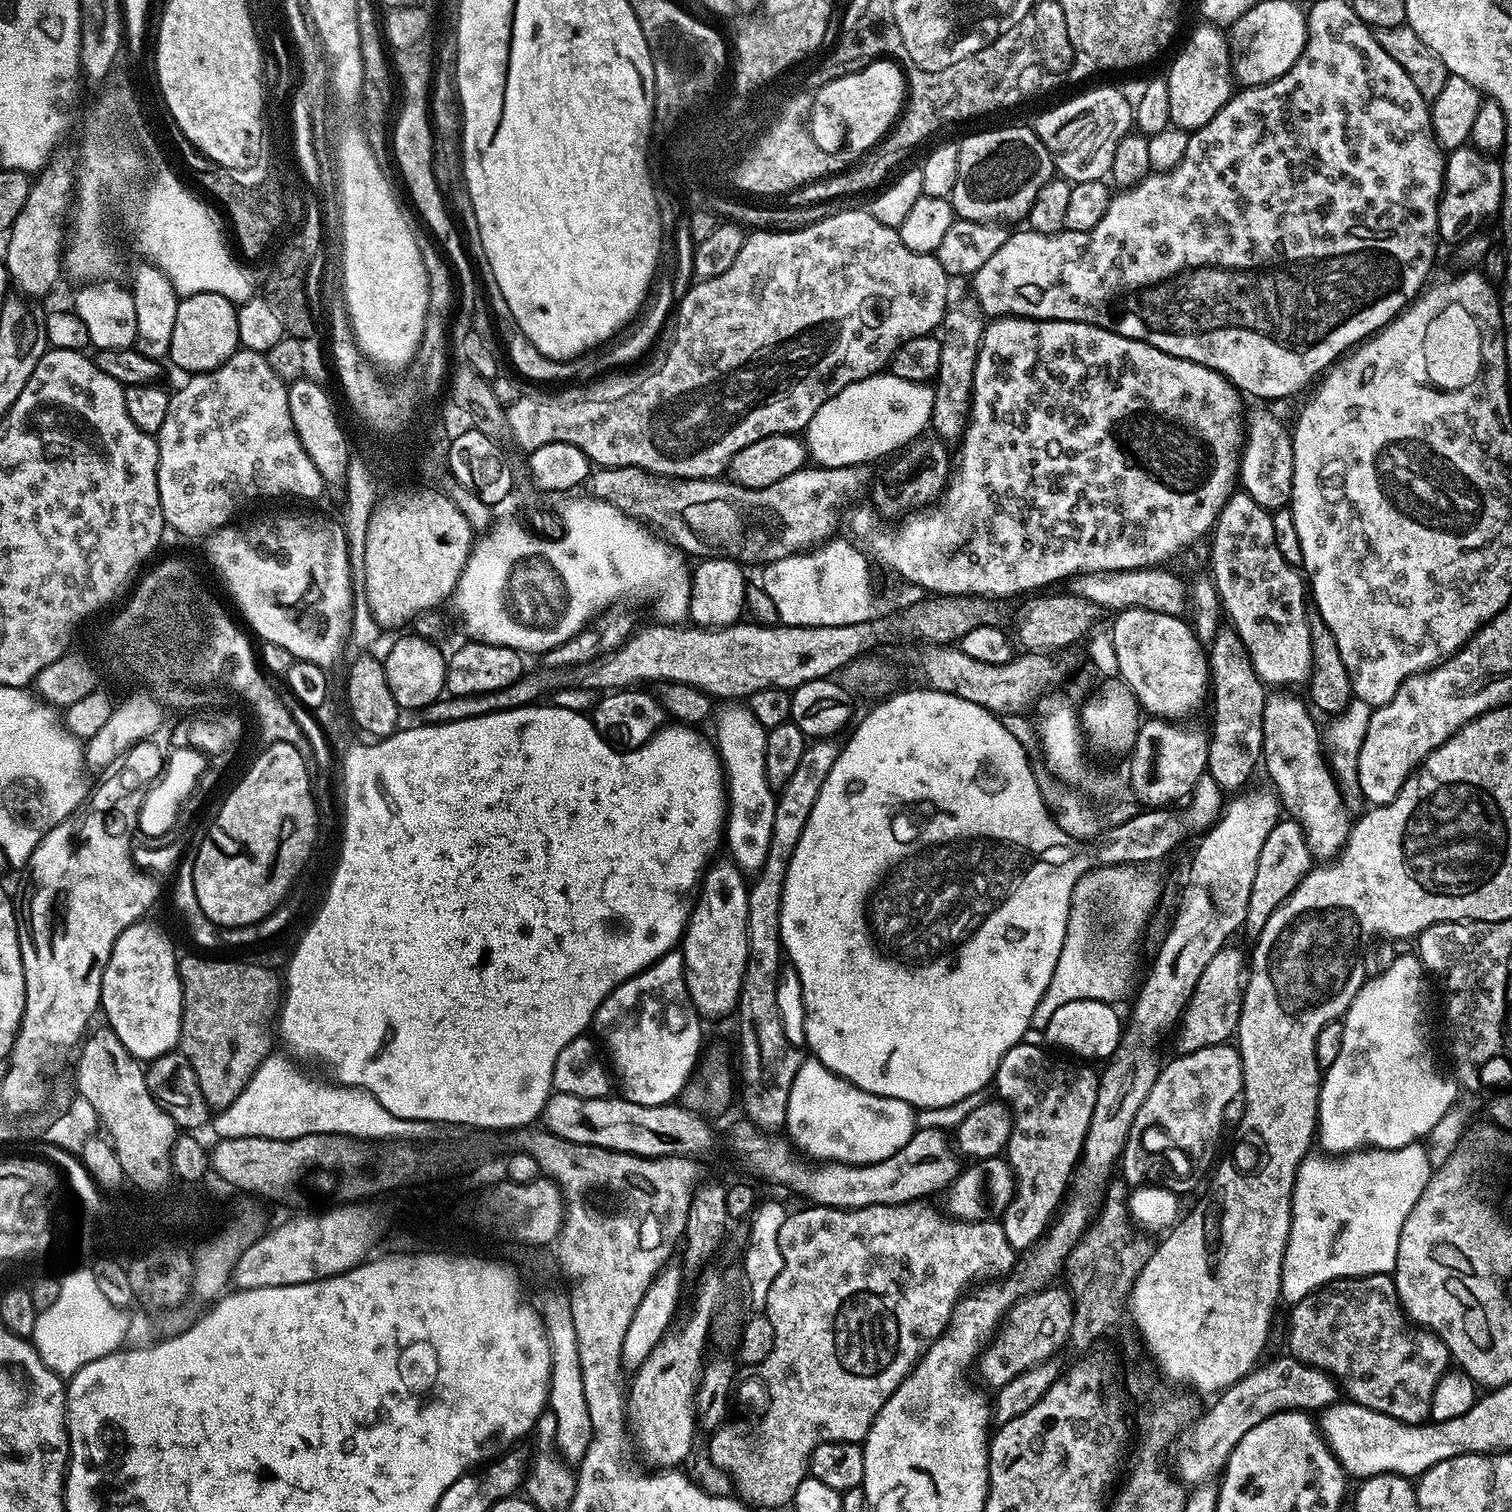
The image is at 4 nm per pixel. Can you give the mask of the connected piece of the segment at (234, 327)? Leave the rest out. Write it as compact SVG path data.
M199 292L180 300L178 318L174 318L174 334L170 334L167 359L184 374L209 372L226 362L240 348L237 305L217 292Z

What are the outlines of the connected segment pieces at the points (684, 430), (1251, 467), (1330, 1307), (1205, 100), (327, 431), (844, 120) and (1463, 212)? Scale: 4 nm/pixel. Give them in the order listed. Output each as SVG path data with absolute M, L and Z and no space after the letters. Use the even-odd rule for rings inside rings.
M850 206L844 212L797 232L752 230L745 235L742 250L738 250L738 258L734 258L730 270L718 274L718 278L693 283L688 292L679 297L670 323L651 349L652 361L649 364L641 363L636 366L641 368L633 367L631 370L601 375L604 377L593 384L580 382L575 386L564 386L561 387L564 388L561 392L525 391L514 403L507 405L506 428L509 433L512 431L513 442L524 454L538 450L538 446L550 446L550 442L570 442L570 446L578 446L578 450L582 450L582 454L586 454L593 465L601 468L634 466L656 476L676 476L679 480L710 480L719 477L727 469L730 458L734 458L738 450L750 446L750 442L758 442L758 438L766 438L770 434L803 433L810 418L818 414L818 406L834 398L838 389L850 386L850 382L855 380L883 373L891 365L894 353L903 344L910 342L910 338L935 333L950 307L948 284L950 278L936 261L935 255L906 250L906 246L902 246L899 231L890 226L882 226L882 222L878 222L878 218L871 216L863 207Z
M1256 412L1247 417L1246 439L1240 453L1238 484L1258 506L1275 510L1292 502L1294 486L1294 450L1289 425L1284 425L1272 412Z
M1391 1275L1354 1276L1347 1280L1331 1280L1328 1284L1323 1284L1316 1292L1310 1293L1306 1298L1291 1305L1290 1312L1292 1312L1292 1329L1288 1332L1288 1344L1292 1347L1291 1355L1310 1367L1320 1368L1327 1372L1351 1403L1361 1404L1370 1410L1378 1410L1382 1414L1390 1414L1390 1418L1398 1418L1407 1424L1422 1424L1429 1419L1434 1398L1434 1386L1438 1386L1440 1377L1450 1368L1448 1347L1428 1329L1413 1326L1410 1323L1404 1309L1400 1307L1400 1299L1396 1293L1396 1281Z
M1207 22L1201 25L1189 34L1184 49L1177 54L1172 69L1166 73L1170 90L1170 118L1175 127L1185 130L1206 126L1206 122L1210 122L1210 118L1214 118L1214 114L1218 114L1218 110L1222 110L1234 94L1229 37L1219 27Z
M299 378L289 383L287 405L290 406L291 422L303 449L310 456L318 472L322 474L325 485L339 487L344 483L346 466L351 460L352 450L348 448L348 440L334 414L329 396L320 385L306 379Z
M881 58L868 72L845 72L845 76L846 79L831 82L831 87L819 92L821 100L817 107L817 117L812 120L812 132L816 132L817 142L824 144L826 154L838 154L845 150L864 154L875 149L892 131L906 104L906 72L895 59Z
M1465 146L1451 149L1444 161L1444 187L1438 206L1439 239L1451 246L1459 246L1477 235L1487 220L1495 221L1500 215L1502 202L1502 170L1500 160Z

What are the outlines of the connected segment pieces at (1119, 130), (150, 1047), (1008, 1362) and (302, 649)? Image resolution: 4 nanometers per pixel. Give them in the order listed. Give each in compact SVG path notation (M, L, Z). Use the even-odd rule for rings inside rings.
M1092 88L1073 100L1046 109L1034 123L1038 138L1050 150L1055 171L1072 184L1104 180L1112 170L1116 143L1133 128L1133 101L1116 88Z
M137 922L122 930L106 962L100 987L100 1005L107 1027L120 1039L130 1055L151 1062L180 1043L184 991L180 985L178 952L156 924Z
M1052 1284L1031 1296L1026 1296L1010 1308L1006 1314L998 1338L993 1339L981 1353L980 1368L985 1380L992 1388L999 1388L1010 1383L1026 1369L1047 1360L1071 1339L1070 1329L1073 1326L1073 1298L1065 1286Z
M280 512L241 528L238 524L233 522L219 528L207 537L206 544L208 560L224 579L233 602L240 607L243 623L252 627L264 644L283 646L297 660L309 660L321 666L337 663L352 630L350 566L343 523L328 516L315 516L312 512Z

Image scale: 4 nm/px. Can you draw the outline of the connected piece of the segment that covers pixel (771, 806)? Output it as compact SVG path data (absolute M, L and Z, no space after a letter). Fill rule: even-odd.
M724 702L715 709L716 736L714 743L720 753L720 762L724 766L726 777L726 795L728 798L728 814L726 817L726 848L727 855L733 864L745 874L755 874L766 862L766 850L770 850L770 830L774 830L774 810L776 809L777 793L768 784L766 778L766 729L758 718L748 709L744 702Z

